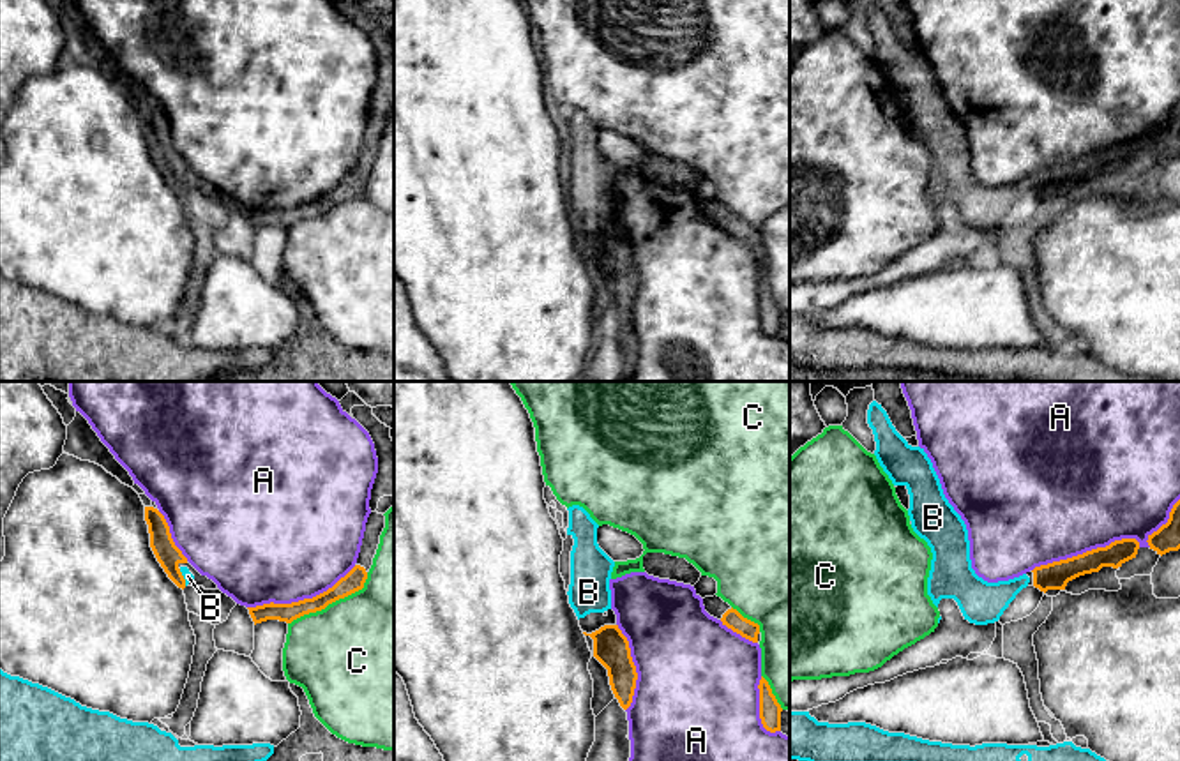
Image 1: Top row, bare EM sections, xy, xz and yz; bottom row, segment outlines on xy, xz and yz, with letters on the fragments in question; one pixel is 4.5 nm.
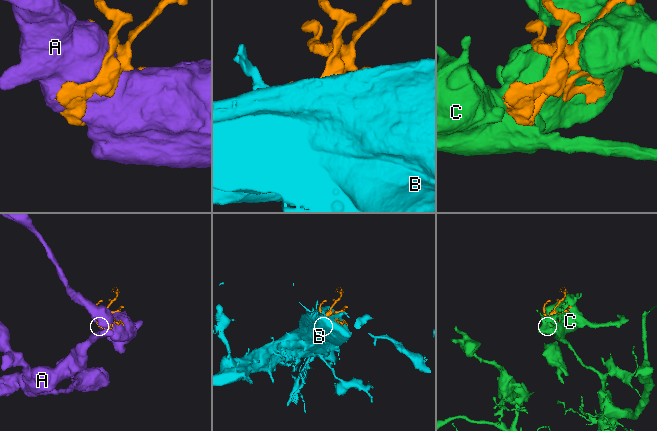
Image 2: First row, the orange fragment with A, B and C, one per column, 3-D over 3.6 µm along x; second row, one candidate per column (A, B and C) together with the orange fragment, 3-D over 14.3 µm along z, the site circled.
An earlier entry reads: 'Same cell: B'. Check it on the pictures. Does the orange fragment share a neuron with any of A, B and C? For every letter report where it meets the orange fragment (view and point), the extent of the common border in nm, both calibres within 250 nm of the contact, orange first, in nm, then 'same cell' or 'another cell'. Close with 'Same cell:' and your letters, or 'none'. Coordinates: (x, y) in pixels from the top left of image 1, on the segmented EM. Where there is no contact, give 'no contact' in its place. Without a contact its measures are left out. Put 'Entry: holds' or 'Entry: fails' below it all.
A: yz (1087, 551) | 500 nm | 130/500 nm | another cell
B: xy (182, 578) | 90 nm | 110/50 nm | same cell
C: xy (332, 601) | 440 nm | 90/480 nm | another cell
Same cell: B
Entry: holds

